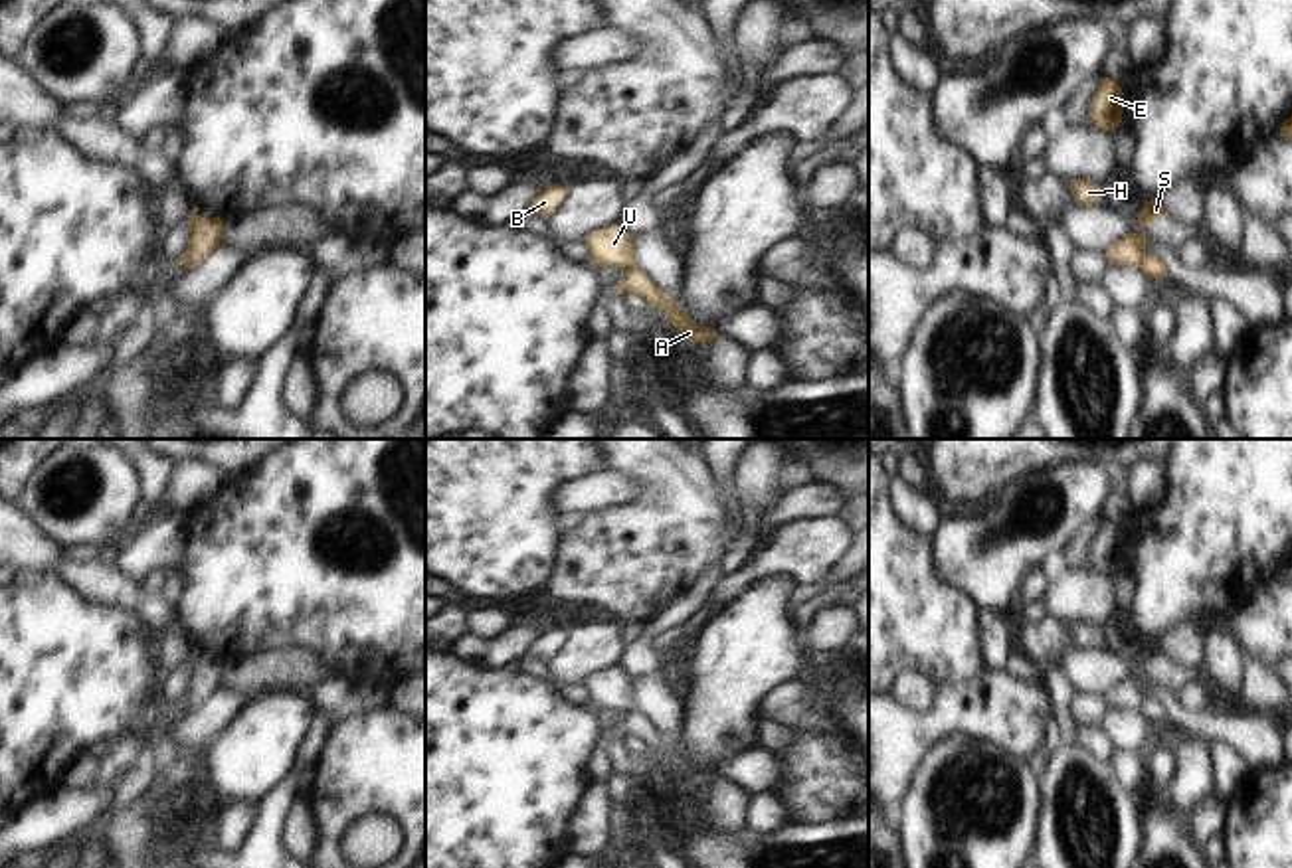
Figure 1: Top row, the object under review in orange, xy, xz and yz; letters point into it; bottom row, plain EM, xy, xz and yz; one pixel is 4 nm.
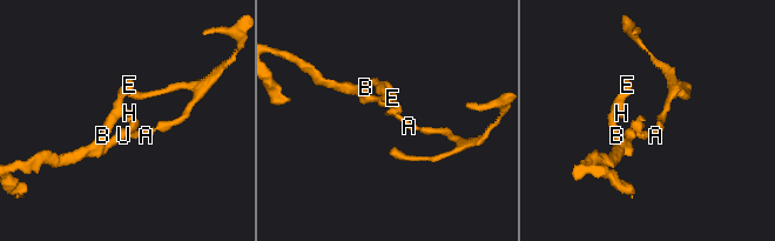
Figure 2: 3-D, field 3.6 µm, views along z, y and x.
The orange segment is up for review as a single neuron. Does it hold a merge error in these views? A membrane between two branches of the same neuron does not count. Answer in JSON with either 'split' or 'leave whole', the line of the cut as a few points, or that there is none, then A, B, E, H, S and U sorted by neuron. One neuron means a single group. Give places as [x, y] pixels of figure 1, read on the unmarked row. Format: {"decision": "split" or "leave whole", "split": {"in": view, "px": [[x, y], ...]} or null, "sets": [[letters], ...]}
{"decision": "split", "split": {"in": "yz", "px": [[1146, 696], [1138, 708]]}, "sets": [["A"], ["B", "E", "H", "S", "U"]]}

